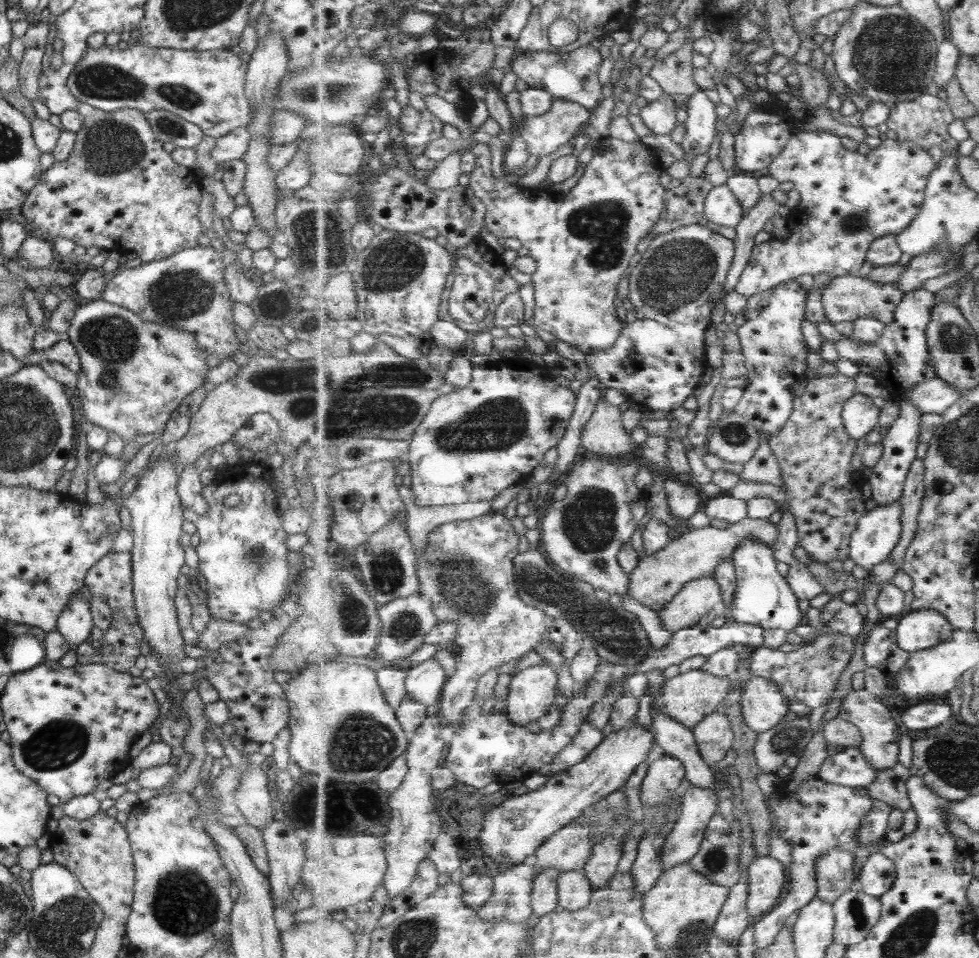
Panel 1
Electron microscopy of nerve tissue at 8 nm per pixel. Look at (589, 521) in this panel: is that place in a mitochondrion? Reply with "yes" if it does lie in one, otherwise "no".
yes

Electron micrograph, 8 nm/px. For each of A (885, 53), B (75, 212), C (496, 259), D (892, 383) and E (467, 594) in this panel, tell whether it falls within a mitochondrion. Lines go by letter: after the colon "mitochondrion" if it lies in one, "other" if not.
A: mitochondrion
B: other
C: other
D: other
E: mitochondrion

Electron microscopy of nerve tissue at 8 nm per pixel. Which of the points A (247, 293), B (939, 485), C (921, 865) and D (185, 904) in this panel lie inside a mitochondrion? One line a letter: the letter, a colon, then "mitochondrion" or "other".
A: other
B: mitochondrion
C: other
D: mitochondrion

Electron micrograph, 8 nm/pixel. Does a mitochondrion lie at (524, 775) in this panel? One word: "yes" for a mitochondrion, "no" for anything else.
no

